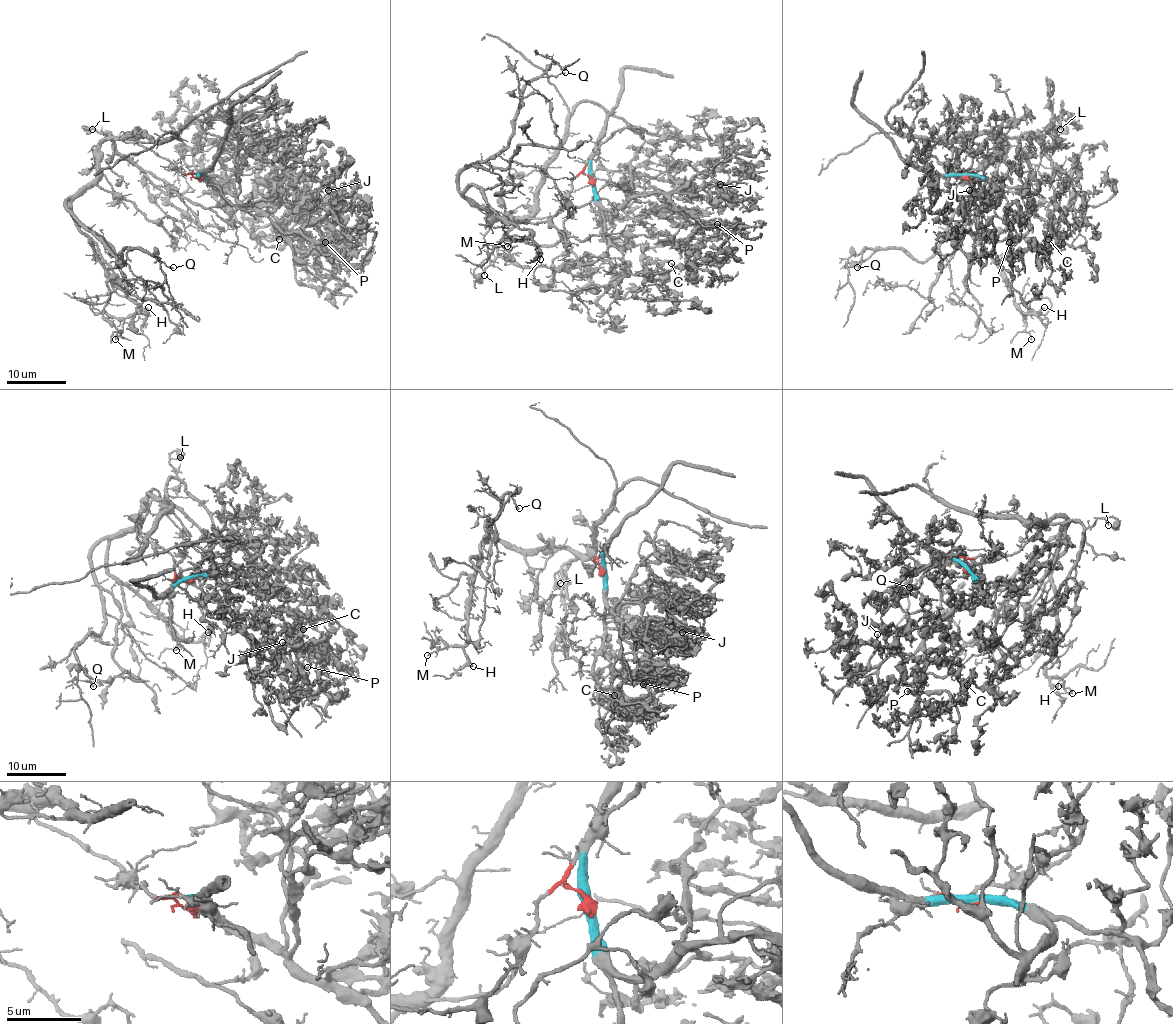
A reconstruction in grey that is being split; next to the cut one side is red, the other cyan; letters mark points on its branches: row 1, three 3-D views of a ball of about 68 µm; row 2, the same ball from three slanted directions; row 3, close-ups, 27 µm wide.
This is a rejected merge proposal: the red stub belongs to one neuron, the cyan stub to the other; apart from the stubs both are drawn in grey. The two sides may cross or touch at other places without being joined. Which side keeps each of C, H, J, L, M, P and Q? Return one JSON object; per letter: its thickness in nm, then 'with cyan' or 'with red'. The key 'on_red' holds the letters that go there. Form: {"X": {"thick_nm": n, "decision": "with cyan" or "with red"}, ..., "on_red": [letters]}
{"C": {"thick_nm": 140, "decision": "with cyan"}, "H": {"thick_nm": 170, "decision": "with red"}, "J": {"thick_nm": 110, "decision": "with cyan"}, "L": {"thick_nm": 130, "decision": "with red"}, "M": {"thick_nm": 130, "decision": "with red"}, "P": {"thick_nm": 320, "decision": "with cyan"}, "Q": {"thick_nm": 160, "decision": "with red"}, "on_red": ["H", "L", "M", "Q"]}

